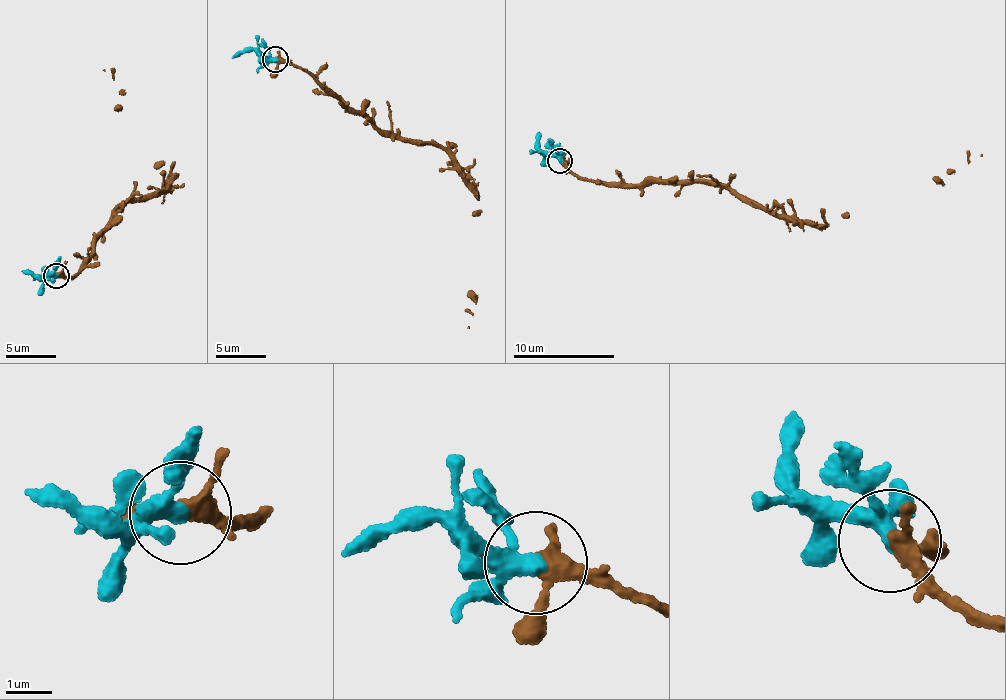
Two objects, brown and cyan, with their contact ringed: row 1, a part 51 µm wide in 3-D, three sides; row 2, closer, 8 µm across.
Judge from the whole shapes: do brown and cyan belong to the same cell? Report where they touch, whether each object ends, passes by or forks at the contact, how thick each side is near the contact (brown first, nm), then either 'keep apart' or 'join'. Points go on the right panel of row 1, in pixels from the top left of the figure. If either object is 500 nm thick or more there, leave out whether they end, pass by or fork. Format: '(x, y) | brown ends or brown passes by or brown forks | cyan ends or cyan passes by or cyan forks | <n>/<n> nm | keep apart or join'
(560, 160) | brown forks | cyan forks | 260/280 nm | join

